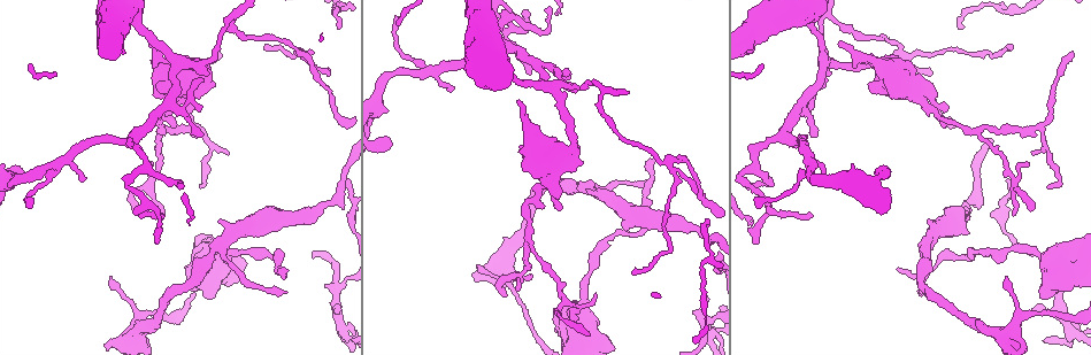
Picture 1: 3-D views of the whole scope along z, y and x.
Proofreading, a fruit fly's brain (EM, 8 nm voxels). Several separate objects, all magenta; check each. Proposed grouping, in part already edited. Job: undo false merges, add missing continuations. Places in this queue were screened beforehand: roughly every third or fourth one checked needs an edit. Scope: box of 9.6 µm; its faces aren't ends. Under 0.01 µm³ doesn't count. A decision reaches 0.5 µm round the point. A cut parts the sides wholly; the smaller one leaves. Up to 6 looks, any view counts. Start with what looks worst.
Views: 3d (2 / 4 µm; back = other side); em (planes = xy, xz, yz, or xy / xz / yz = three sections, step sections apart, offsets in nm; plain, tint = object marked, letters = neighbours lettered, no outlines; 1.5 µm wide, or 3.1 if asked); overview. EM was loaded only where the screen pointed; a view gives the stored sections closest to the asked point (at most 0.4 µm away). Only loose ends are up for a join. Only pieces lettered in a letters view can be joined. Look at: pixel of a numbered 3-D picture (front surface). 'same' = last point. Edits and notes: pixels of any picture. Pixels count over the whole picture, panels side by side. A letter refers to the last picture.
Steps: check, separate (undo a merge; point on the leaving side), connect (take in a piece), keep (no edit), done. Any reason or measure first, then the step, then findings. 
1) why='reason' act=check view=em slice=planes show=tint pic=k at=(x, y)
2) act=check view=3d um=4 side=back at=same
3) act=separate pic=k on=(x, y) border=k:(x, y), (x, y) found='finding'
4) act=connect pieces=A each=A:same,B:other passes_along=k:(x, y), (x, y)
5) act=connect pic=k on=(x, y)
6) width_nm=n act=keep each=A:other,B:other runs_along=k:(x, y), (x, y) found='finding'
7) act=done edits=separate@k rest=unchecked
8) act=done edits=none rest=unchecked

why='sudden change in width' act=check view=em slice=yz step=8 show=plain pic=1 at=(921, 102)

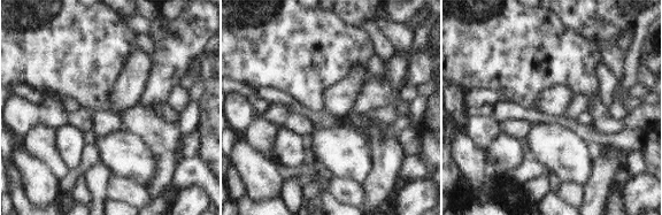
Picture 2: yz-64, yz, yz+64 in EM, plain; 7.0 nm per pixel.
why='where the object lies' act=check view=em slice=yz step=8 show=tint at=same

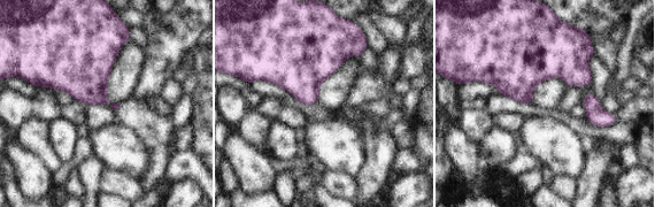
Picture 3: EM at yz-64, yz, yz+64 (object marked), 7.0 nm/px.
act=check view=em slice=yz step=8 show=letters at=same

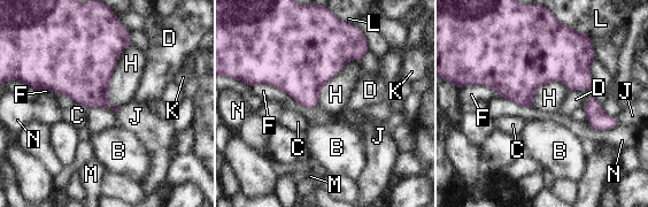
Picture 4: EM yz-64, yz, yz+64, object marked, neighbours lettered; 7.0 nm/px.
width_nm=140 longest_contact=F:500nm act=keep each=B:other,C:other,D:other,F:other,H:other,J:other,K:other,L:other,M:other,N:other found='all the same neuron'

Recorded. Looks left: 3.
why='thin end' act=check view=em slice=planes show=letters pic=1 at=(1073, 56)

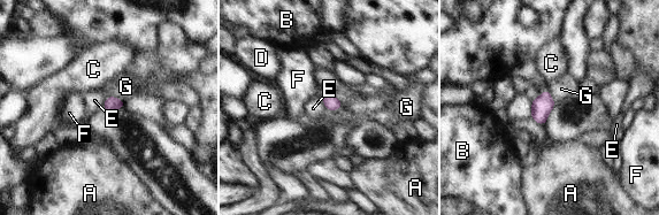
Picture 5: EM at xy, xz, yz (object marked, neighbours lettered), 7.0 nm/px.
act=keep each=A:other,B:other,C:other,D:other,E:other,F:other,G:other border=5:(320, 96), (327, 109) found='none of them fits'

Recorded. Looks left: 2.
why='abrupt turn' act=check view=em slice=planes show=tint pic=1 at=(669, 165)

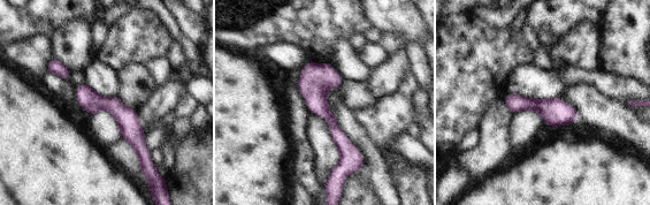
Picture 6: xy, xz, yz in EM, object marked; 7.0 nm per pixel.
why='see the neighbours' act=check view=em slice=planes show=letters at=same

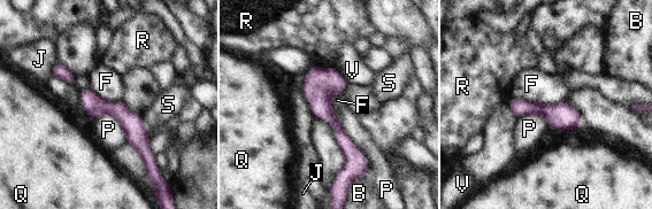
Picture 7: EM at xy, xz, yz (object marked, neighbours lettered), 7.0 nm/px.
act=keep each=B:other,F:other,J:other,P:other,Q:other,R:other,S:other,V:other runs_along=7:(315, 69), (322, 108), (348, 149), (340, 175) found='continuous, no second neuron'

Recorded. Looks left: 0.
act=done edits=none rest=unchecked

